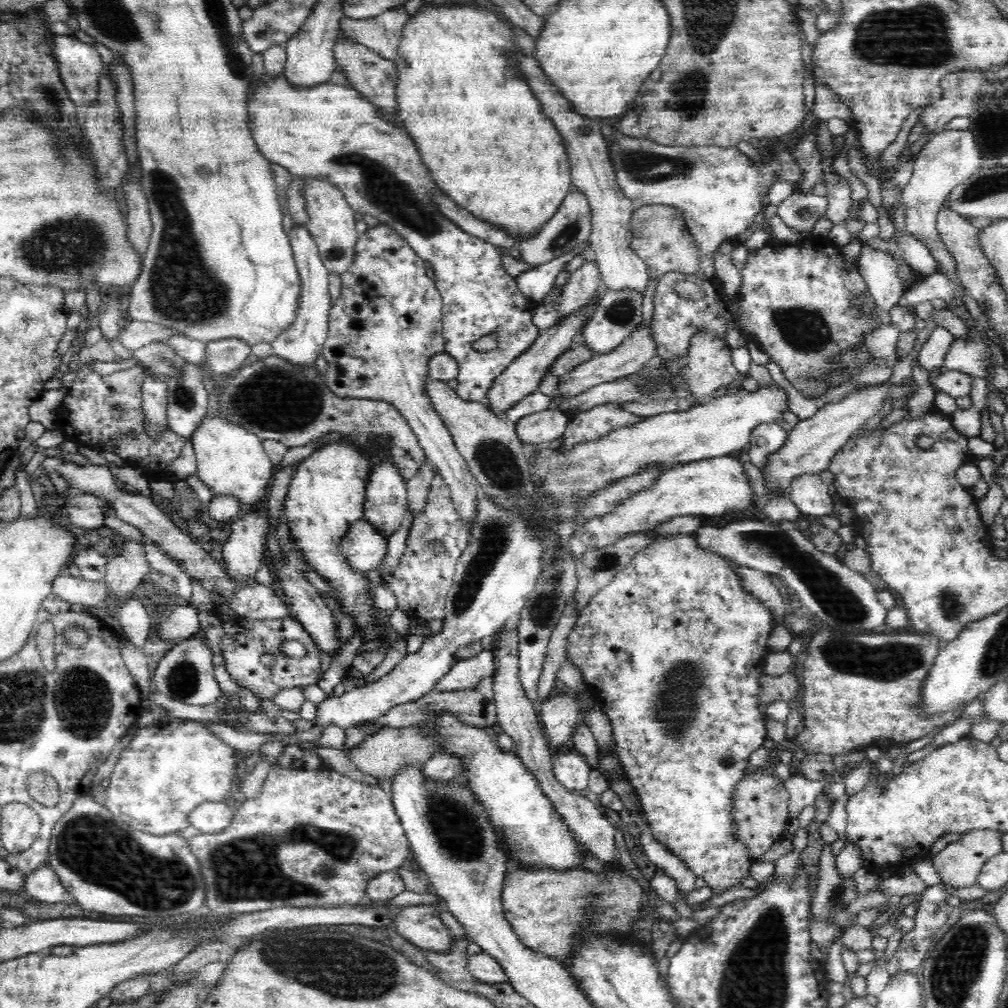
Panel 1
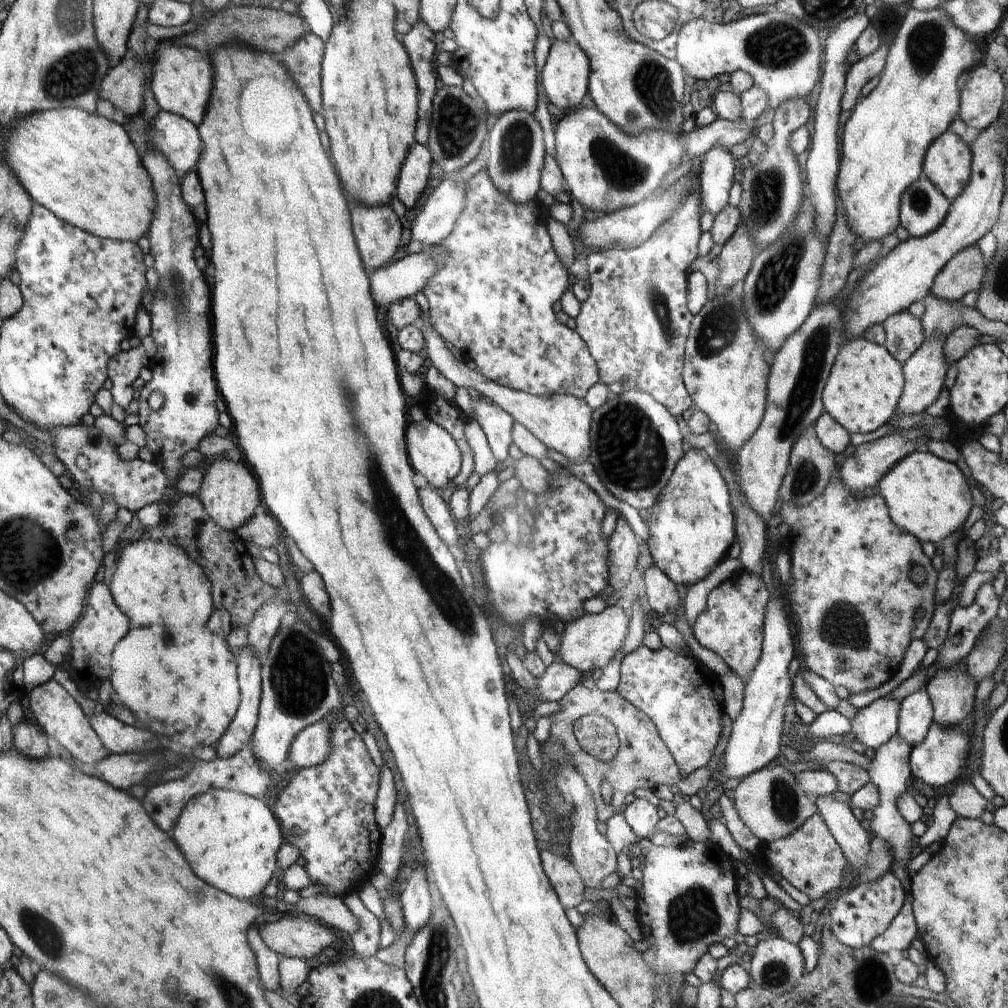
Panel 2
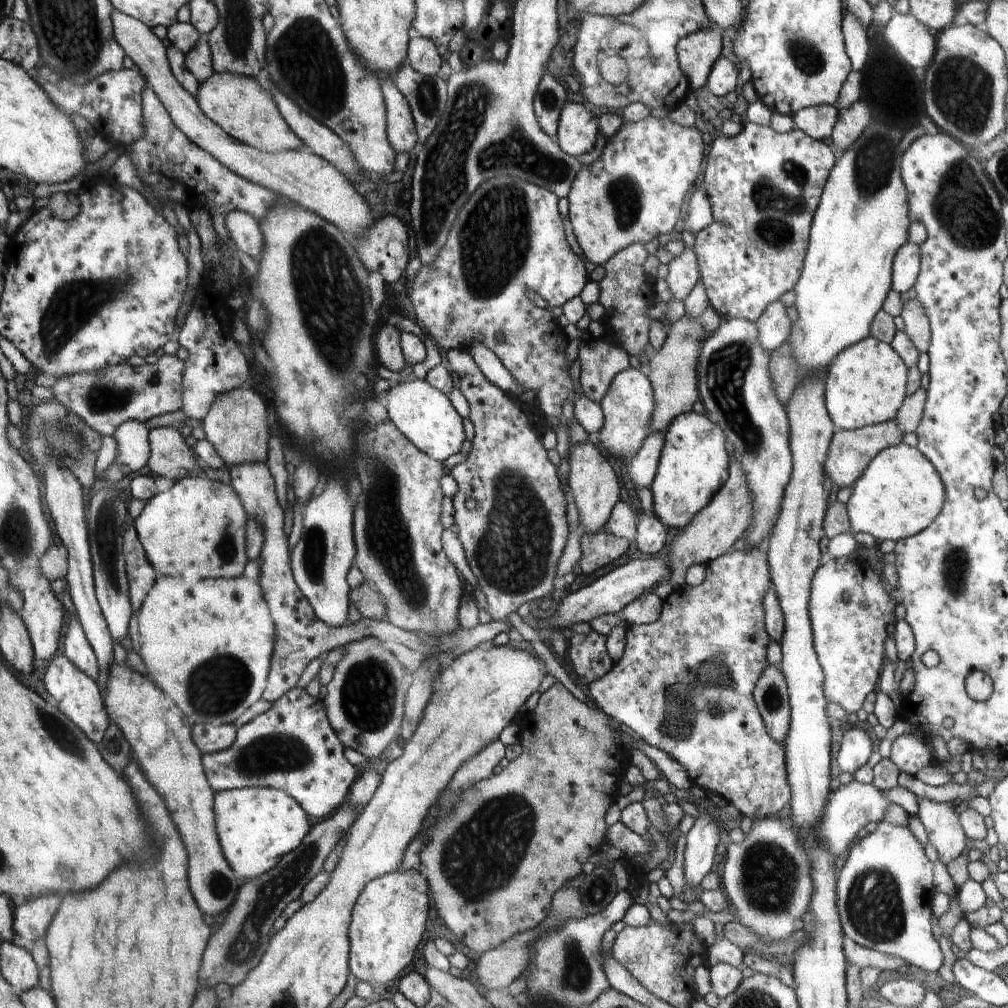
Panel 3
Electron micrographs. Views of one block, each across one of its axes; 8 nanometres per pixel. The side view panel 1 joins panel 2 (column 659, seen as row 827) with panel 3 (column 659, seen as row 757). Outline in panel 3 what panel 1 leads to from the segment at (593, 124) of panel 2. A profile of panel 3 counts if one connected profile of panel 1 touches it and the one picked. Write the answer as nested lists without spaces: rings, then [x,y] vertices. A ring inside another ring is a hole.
[[[652,115],[637,122],[624,120],[619,130],[606,139],[600,157],[582,168],[566,196],[570,205],[568,216],[583,256],[602,266],[629,244],[647,244],[652,238],[660,238],[679,227],[682,200],[702,170],[702,158],[704,144],[697,124],[680,126],[668,116],[660,119]]]

